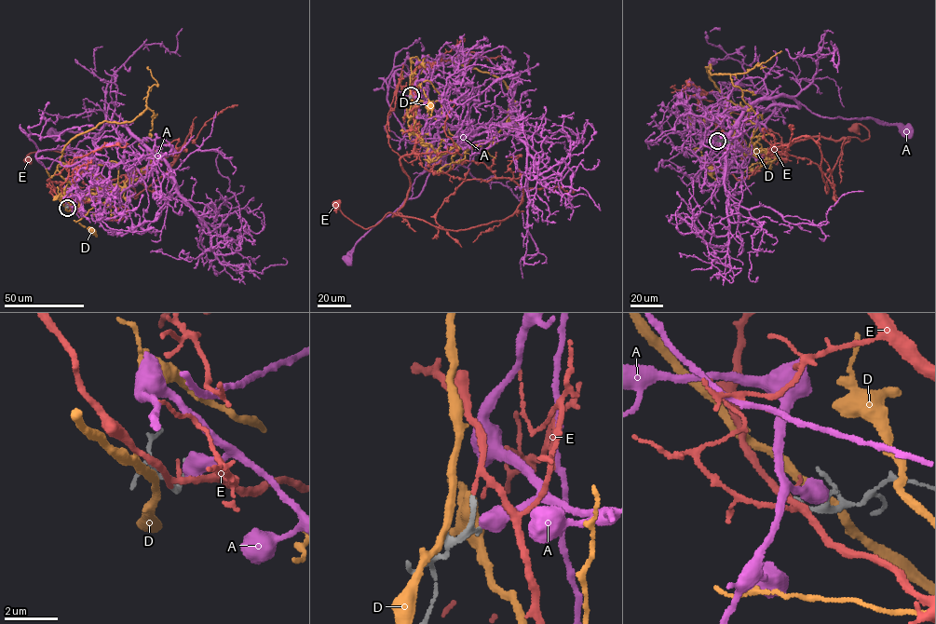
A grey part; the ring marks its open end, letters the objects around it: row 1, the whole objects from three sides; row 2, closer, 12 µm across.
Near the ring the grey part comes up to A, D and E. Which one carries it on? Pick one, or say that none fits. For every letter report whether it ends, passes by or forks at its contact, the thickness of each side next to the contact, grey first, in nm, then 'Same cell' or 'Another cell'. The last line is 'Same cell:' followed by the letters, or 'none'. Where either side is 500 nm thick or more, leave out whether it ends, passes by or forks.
A: Thickness 200 nm (grey) against 550 nm. Another cell
D: It passes by. Thickness 170 nm (grey) against 280 nm. Another cell
E: It passes by. Thickness 190 nm (grey) against 110 nm. Another cell
Same cell: none

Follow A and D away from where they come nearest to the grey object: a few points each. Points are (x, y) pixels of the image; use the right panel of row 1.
A: (719, 141), (699, 138), (754, 124), (764, 131), (761, 106), (799, 102), (821, 116), (870, 116), (909, 132)
D: (720, 141), (774, 155), (750, 154), (757, 124), (738, 106), (730, 141), (694, 149), (710, 170)

